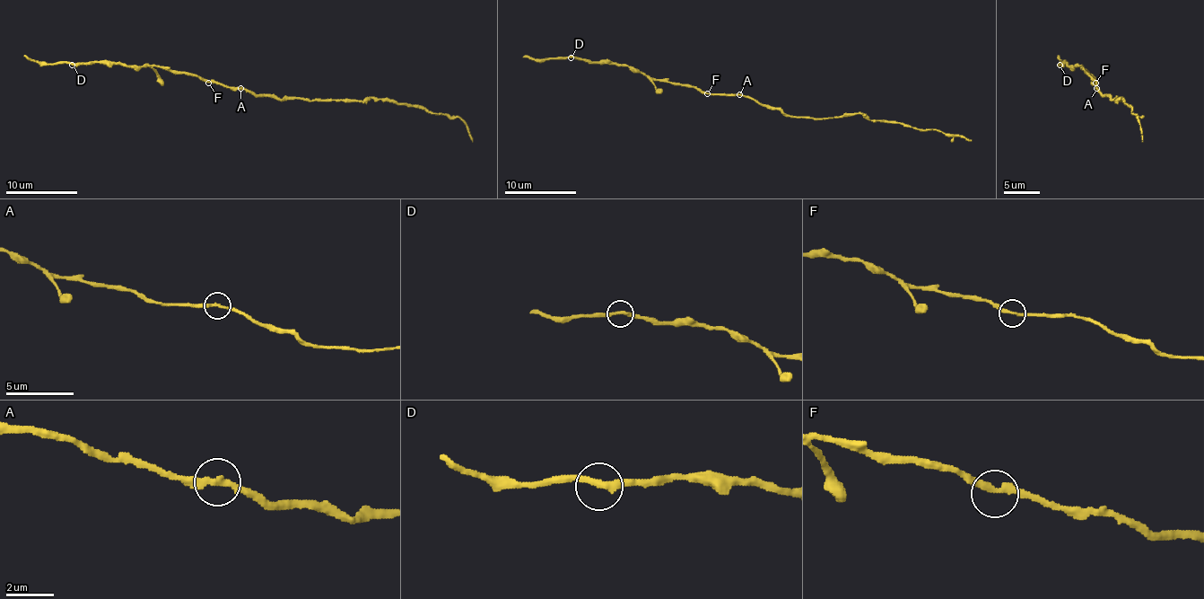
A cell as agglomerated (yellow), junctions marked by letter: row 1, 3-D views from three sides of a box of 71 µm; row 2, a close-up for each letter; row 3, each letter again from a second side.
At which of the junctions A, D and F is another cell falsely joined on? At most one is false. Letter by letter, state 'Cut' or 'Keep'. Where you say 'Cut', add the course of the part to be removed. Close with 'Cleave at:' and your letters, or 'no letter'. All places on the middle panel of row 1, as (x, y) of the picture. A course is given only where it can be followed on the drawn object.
A: Keep
D: Keep
F: Keep
Cleave at: no letter

